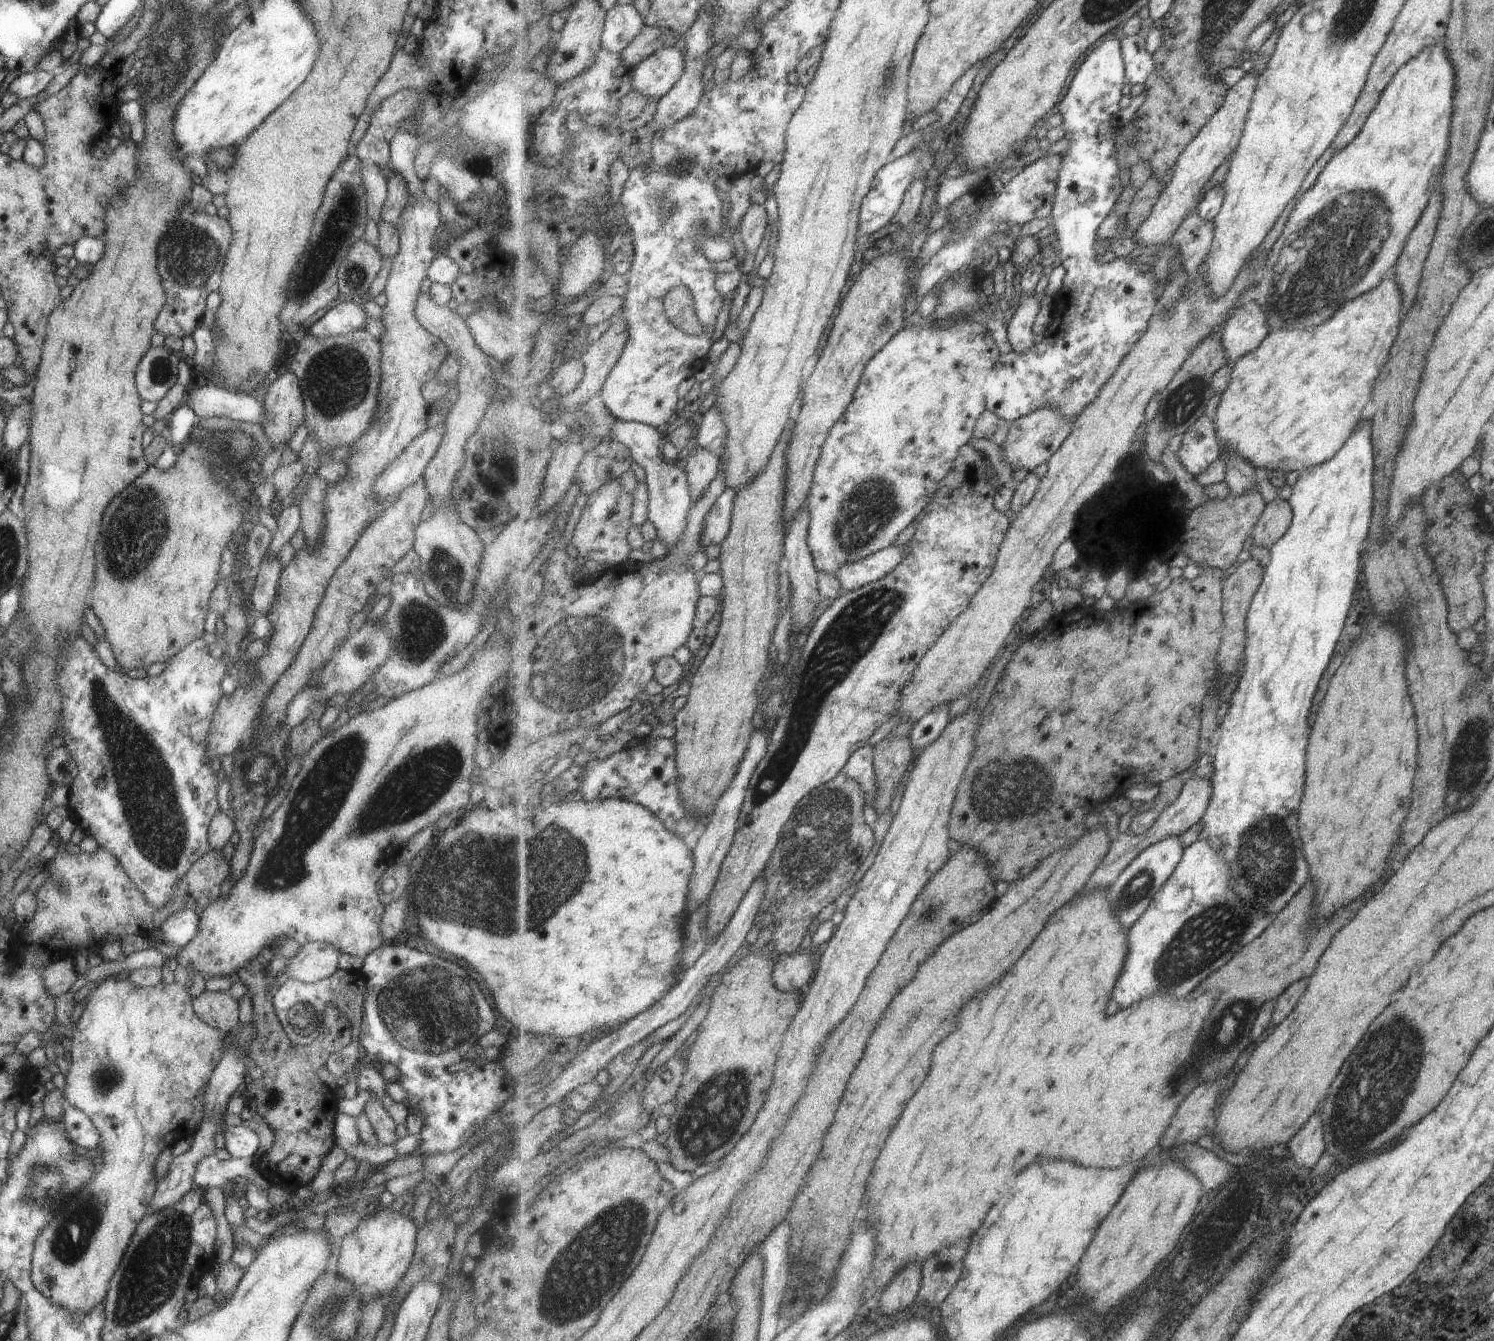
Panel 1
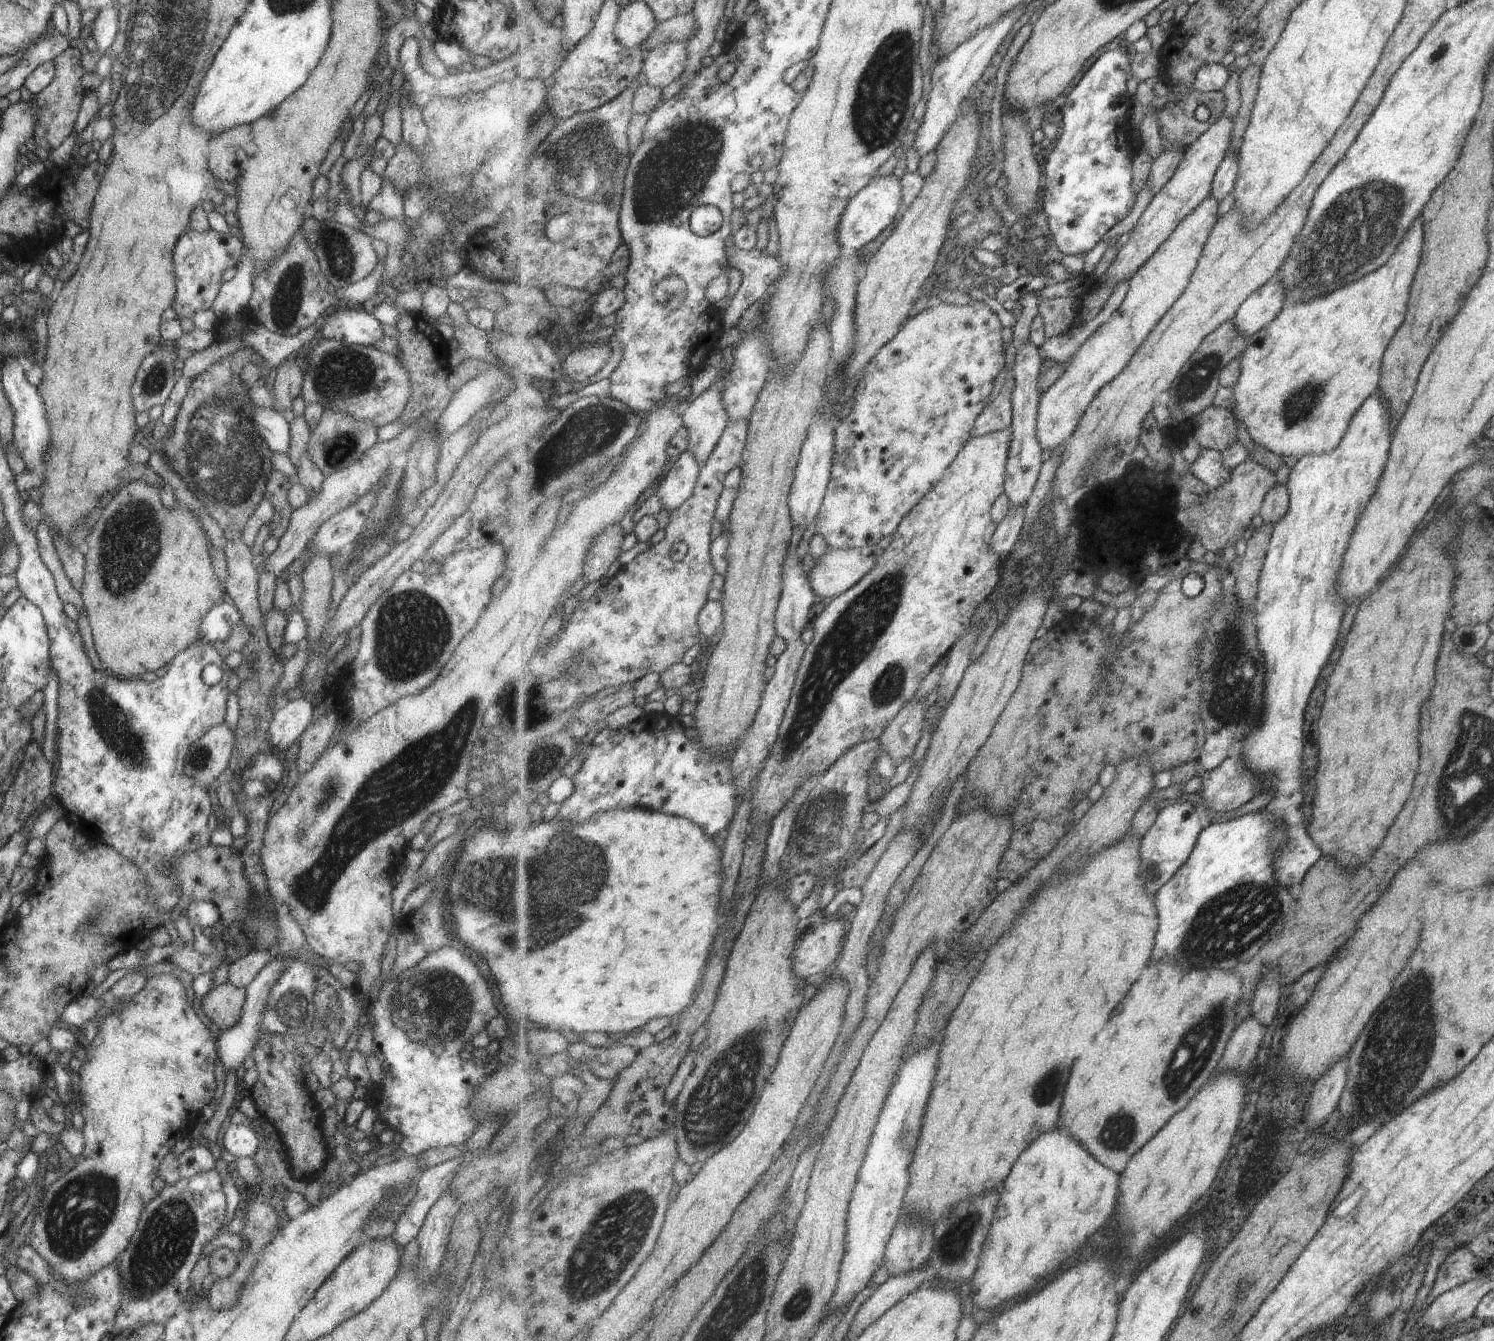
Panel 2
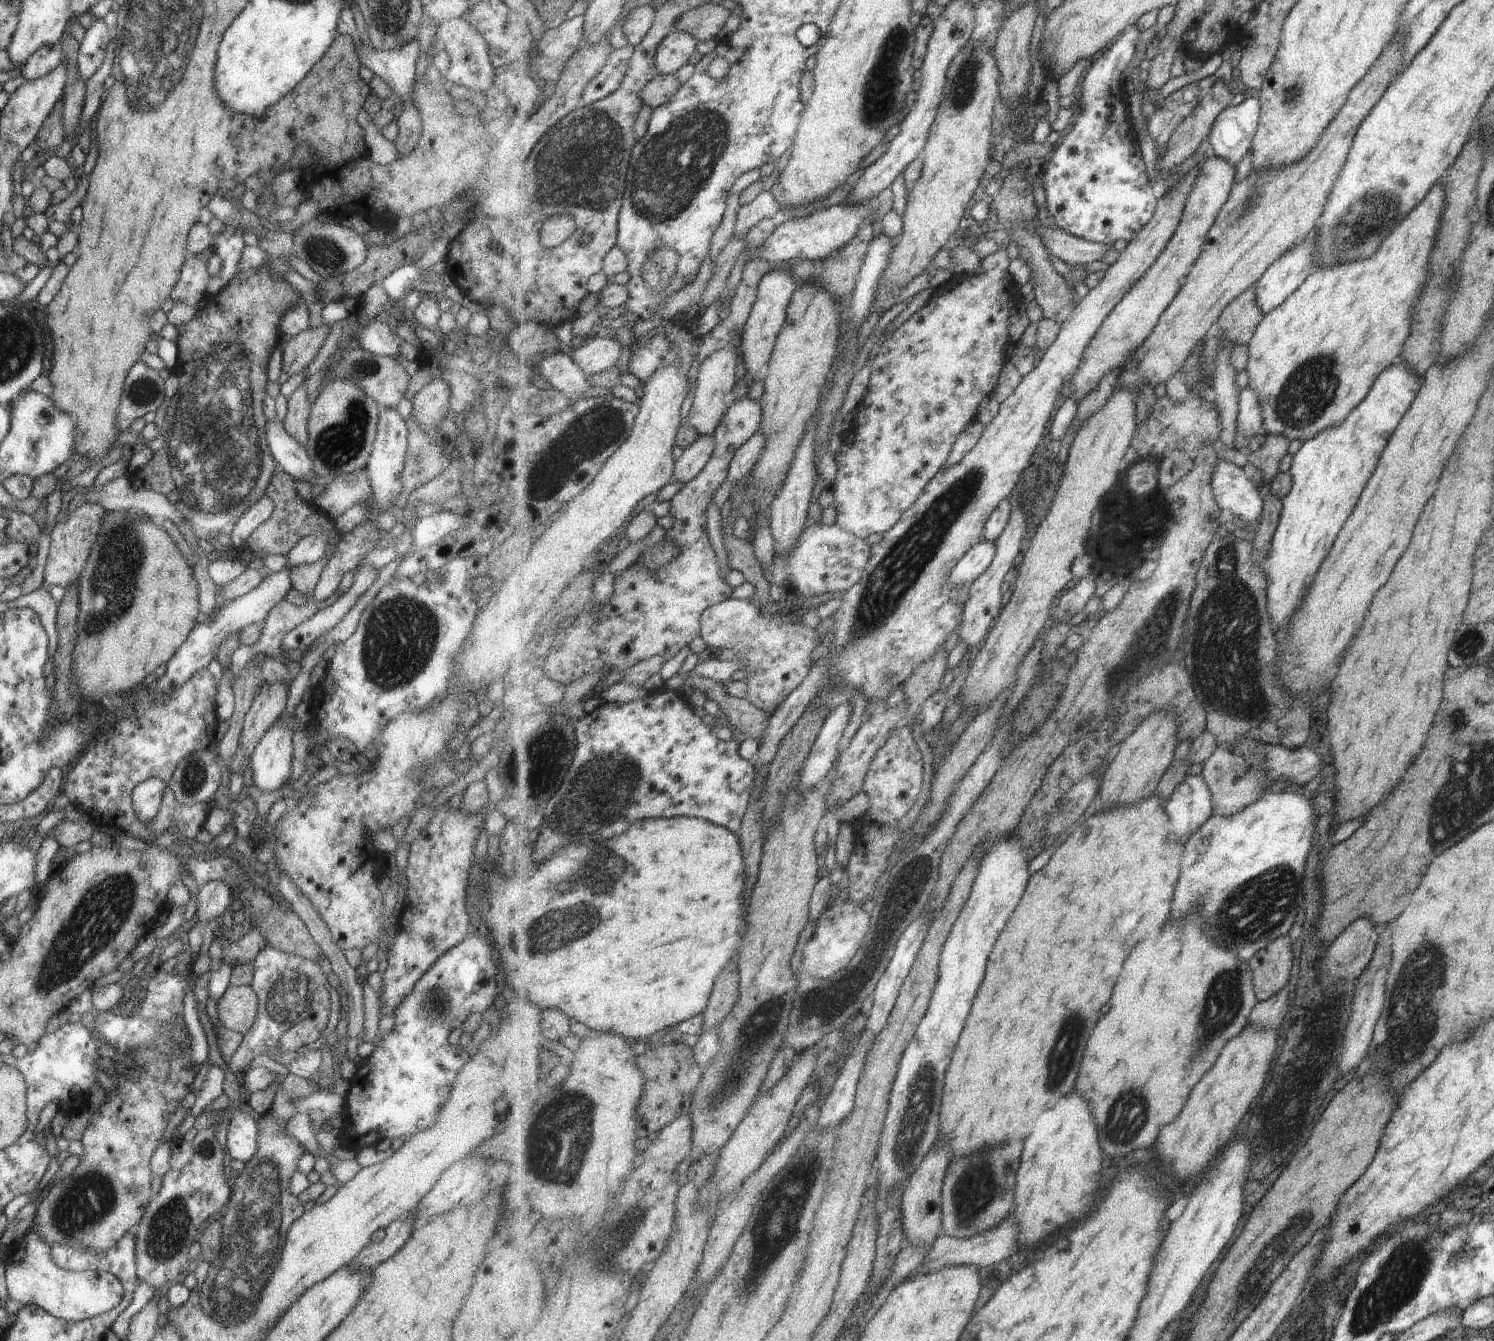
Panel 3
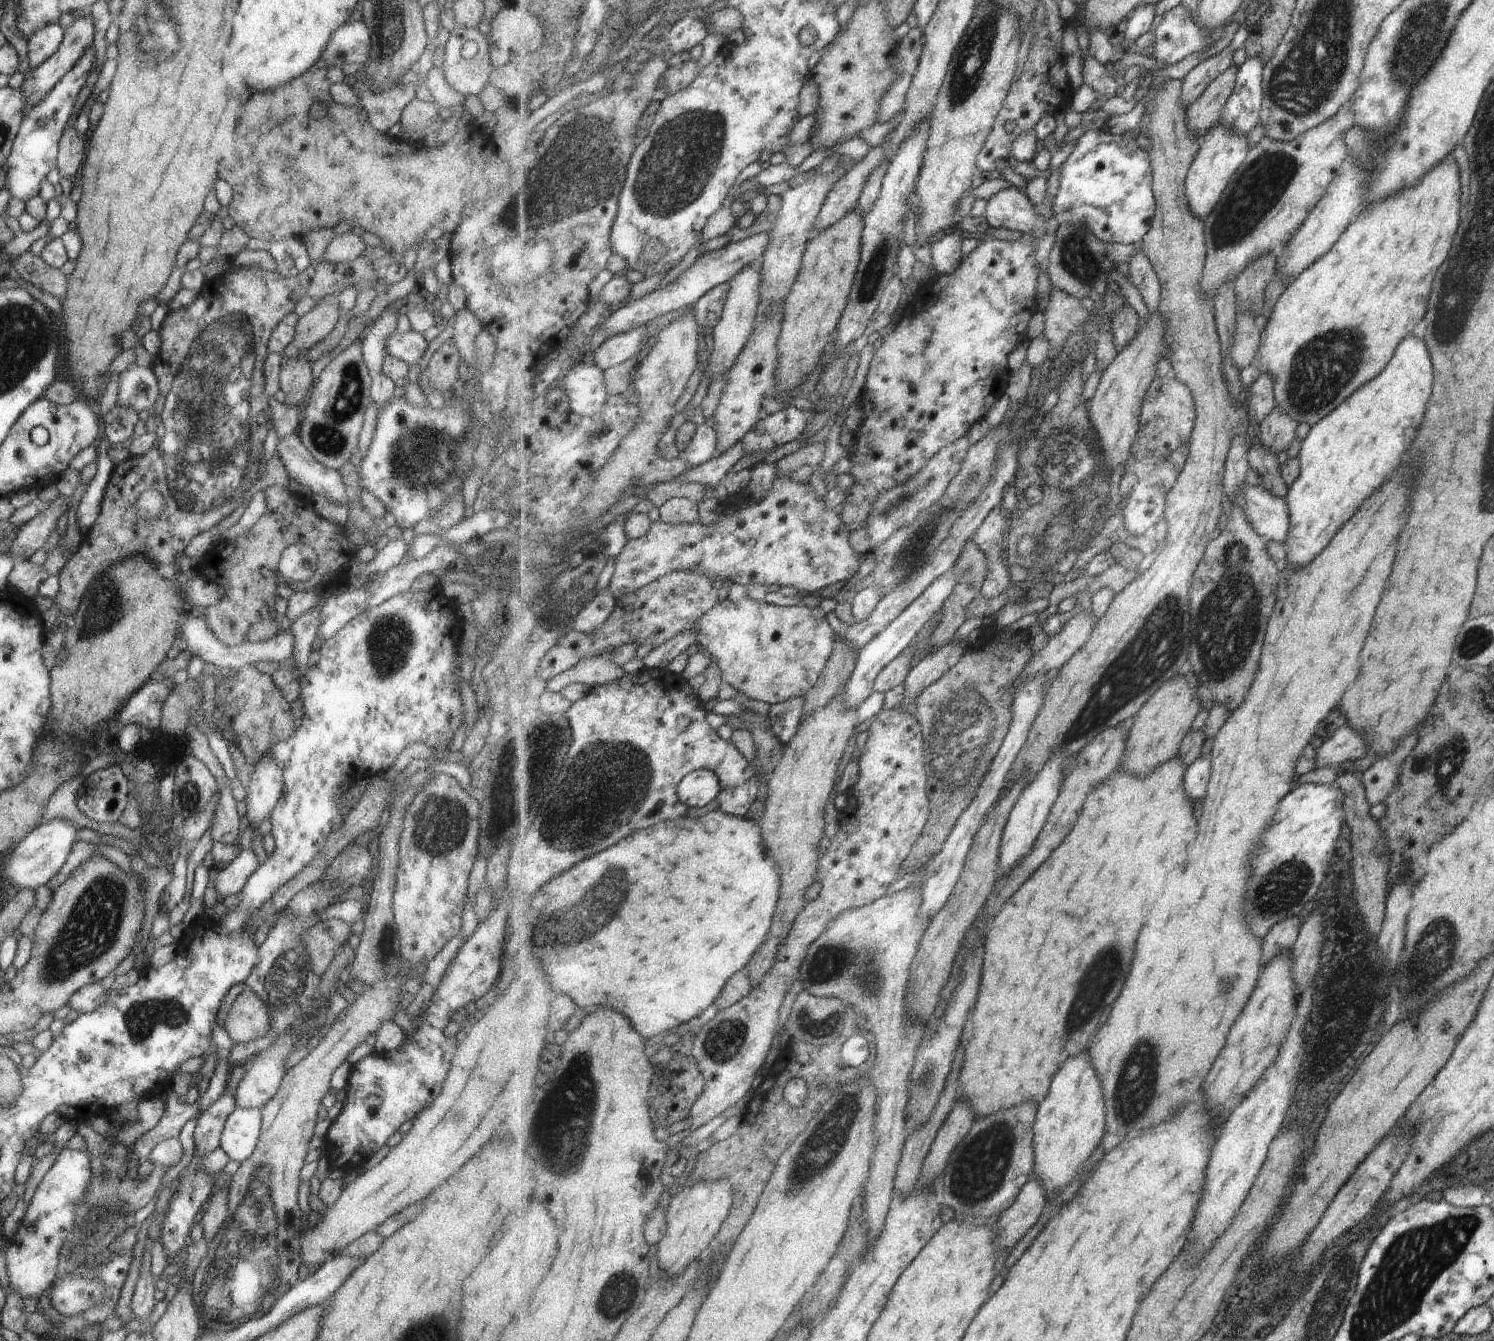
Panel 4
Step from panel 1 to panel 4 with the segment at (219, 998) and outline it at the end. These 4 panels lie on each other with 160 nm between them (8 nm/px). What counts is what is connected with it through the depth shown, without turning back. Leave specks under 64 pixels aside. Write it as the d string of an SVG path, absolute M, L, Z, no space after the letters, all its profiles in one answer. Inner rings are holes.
M244 988L232 1002L223 1027L233 1043L252 1041L267 1032L270 1011L253 991Z

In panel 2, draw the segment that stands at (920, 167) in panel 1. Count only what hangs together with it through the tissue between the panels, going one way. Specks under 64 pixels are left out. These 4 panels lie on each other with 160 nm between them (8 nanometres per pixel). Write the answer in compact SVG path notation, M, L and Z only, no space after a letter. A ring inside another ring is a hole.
M889 176L876 177L865 186L855 198L851 198L842 222L839 222L839 244L846 256L853 256L861 248L874 242L887 228L890 228L901 215L901 182L899 178Z

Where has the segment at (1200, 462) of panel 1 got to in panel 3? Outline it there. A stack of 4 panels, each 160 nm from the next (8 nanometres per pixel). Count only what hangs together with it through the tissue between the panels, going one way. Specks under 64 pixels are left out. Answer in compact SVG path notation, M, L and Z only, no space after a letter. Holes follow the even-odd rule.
M1219 460L1214 466L1213 488L1222 508L1229 509L1235 519L1242 519L1255 528L1265 510L1264 491L1254 485L1237 463Z

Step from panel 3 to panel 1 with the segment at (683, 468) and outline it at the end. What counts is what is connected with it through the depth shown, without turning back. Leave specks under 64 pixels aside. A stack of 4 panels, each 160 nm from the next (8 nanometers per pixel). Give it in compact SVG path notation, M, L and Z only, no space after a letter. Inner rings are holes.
M636 421L615 422L615 430L611 430L611 438L627 446L632 454L632 458L646 471L646 484L649 492L649 516L657 528L658 538L670 548L677 546L683 540L685 528L687 528L687 518L692 506L691 486L689 486L689 476L684 469L673 464L667 464L662 456L656 453L654 445L659 443L662 430L637 423Z

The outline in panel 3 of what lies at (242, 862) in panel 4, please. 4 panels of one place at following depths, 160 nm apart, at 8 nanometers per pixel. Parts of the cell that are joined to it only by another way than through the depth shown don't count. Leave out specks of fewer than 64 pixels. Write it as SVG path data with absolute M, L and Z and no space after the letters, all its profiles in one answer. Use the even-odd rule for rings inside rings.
M223 881L206 882L199 887L196 895L196 911L194 917L200 926L209 920L221 917L225 909L231 904L232 894Z

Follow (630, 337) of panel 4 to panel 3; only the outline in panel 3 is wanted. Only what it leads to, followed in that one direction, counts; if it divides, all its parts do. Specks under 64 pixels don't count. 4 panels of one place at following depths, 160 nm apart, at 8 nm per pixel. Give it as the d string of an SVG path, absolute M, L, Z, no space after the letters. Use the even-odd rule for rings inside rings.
M593 337L575 343L572 358L588 376L601 374L625 358L627 352L615 338Z

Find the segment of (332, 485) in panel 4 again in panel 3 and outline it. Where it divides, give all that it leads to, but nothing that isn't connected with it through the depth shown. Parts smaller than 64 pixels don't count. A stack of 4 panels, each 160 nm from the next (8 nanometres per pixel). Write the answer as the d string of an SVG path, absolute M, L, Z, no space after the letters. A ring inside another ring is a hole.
M266 420L264 429L268 451L274 458L278 469L285 471L294 480L315 476L305 448L297 444L297 441L285 432L281 421Z

